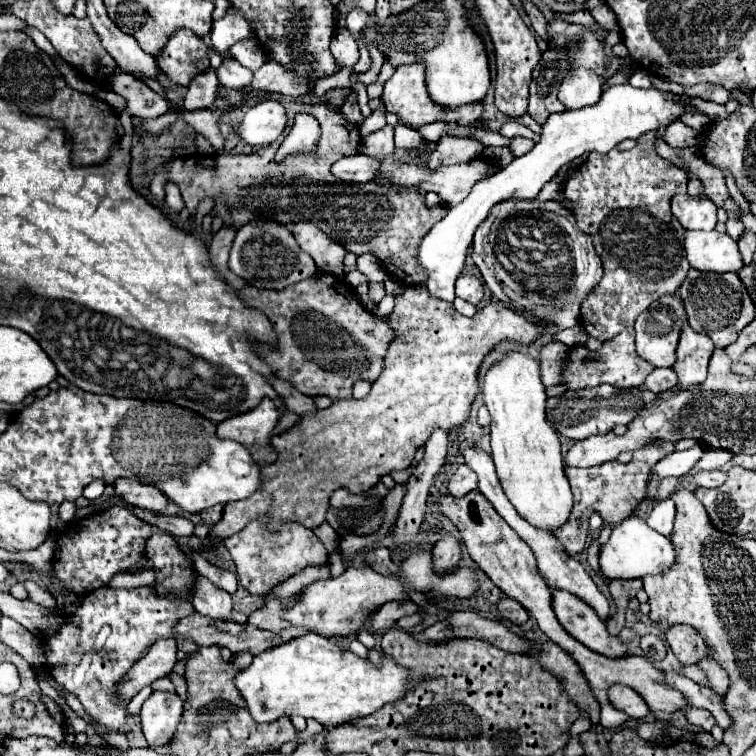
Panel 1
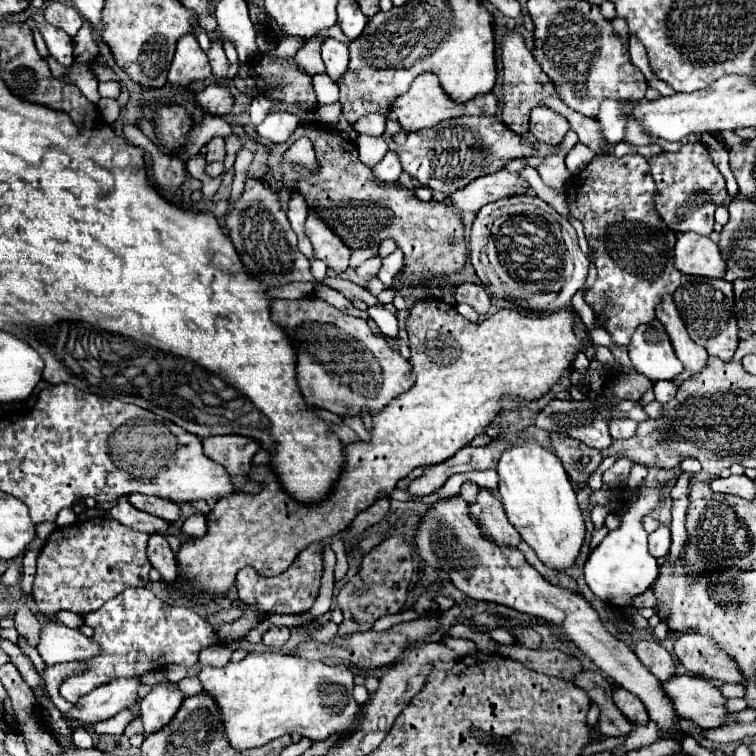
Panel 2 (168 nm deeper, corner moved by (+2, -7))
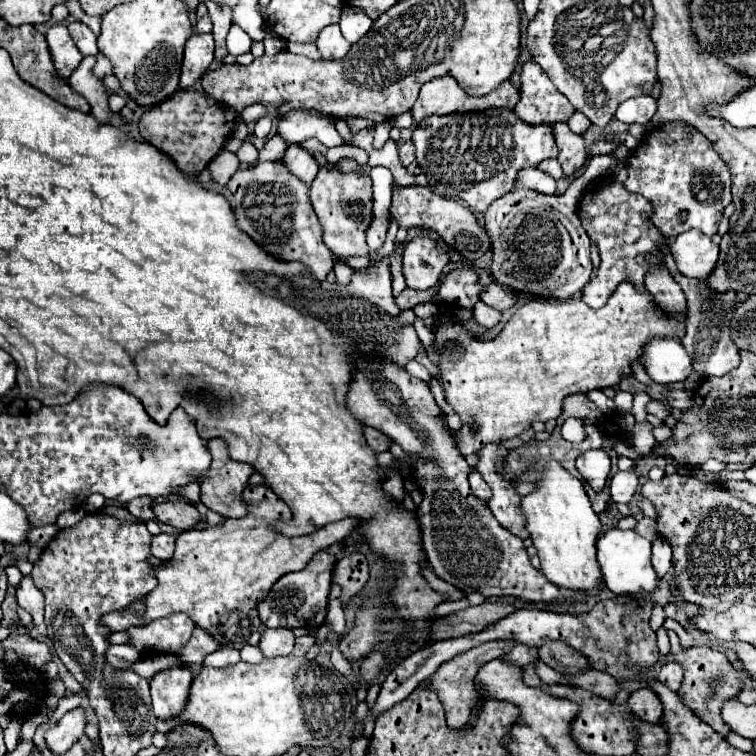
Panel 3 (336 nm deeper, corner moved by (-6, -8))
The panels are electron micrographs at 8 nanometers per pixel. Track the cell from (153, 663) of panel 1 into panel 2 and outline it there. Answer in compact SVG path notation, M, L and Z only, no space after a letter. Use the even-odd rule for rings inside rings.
M136 677L134 679L114 679L90 691L88 695L80 697L74 709L64 713L64 717L68 717L70 721L76 721L82 727L88 727L90 723L106 721L114 717L118 711L136 705L138 687L140 687L140 681Z

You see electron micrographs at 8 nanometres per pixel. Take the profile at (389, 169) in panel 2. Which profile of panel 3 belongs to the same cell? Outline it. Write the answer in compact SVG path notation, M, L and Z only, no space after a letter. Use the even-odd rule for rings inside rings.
M404 142L400 146L398 154L400 154L400 166L402 168L408 168L414 162L414 144L412 142Z

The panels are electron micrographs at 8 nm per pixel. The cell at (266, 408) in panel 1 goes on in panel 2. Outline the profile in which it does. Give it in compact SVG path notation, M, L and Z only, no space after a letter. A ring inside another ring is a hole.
M220 435L220 437L206 437L202 439L204 453L208 459L216 461L226 469L232 479L234 491L242 493L256 493L258 483L248 481L248 471L254 453L260 449L256 441L250 441L242 435Z

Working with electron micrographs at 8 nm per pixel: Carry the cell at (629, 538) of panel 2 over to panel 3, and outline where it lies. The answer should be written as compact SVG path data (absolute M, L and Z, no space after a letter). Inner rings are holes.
M608 530L598 540L598 562L604 586L614 594L650 594L660 582L650 562L650 540L642 538L634 530Z

